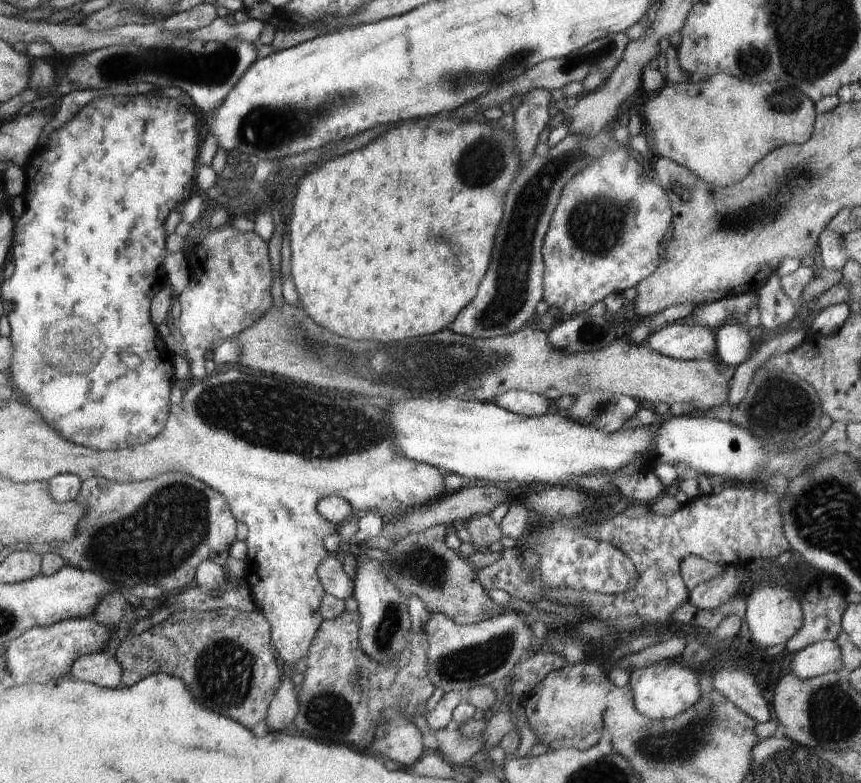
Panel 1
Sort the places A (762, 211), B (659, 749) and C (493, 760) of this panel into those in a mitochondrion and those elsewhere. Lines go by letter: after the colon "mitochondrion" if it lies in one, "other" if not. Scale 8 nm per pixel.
A: mitochondrion
B: mitochondrion
C: other

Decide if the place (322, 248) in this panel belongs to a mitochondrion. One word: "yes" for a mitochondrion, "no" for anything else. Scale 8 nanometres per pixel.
no

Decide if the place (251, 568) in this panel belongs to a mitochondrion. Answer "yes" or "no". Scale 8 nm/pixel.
no

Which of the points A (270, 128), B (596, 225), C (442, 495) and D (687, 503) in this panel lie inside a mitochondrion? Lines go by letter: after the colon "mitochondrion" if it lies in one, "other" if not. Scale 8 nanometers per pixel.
A: mitochondrion
B: mitochondrion
C: other
D: other

